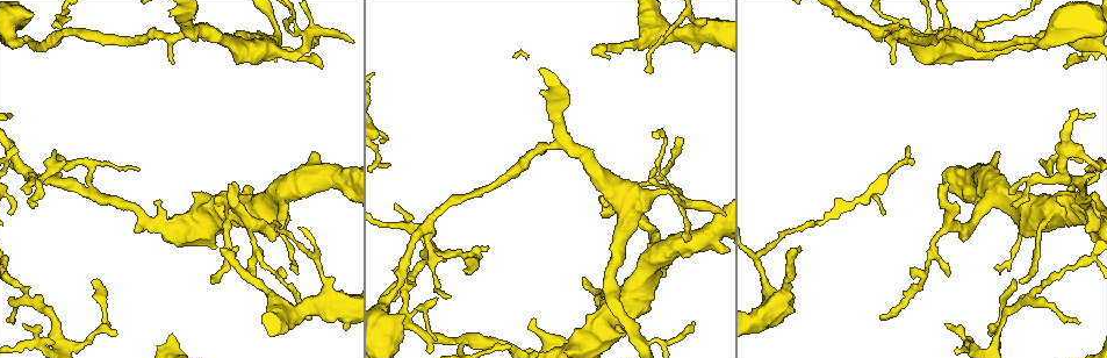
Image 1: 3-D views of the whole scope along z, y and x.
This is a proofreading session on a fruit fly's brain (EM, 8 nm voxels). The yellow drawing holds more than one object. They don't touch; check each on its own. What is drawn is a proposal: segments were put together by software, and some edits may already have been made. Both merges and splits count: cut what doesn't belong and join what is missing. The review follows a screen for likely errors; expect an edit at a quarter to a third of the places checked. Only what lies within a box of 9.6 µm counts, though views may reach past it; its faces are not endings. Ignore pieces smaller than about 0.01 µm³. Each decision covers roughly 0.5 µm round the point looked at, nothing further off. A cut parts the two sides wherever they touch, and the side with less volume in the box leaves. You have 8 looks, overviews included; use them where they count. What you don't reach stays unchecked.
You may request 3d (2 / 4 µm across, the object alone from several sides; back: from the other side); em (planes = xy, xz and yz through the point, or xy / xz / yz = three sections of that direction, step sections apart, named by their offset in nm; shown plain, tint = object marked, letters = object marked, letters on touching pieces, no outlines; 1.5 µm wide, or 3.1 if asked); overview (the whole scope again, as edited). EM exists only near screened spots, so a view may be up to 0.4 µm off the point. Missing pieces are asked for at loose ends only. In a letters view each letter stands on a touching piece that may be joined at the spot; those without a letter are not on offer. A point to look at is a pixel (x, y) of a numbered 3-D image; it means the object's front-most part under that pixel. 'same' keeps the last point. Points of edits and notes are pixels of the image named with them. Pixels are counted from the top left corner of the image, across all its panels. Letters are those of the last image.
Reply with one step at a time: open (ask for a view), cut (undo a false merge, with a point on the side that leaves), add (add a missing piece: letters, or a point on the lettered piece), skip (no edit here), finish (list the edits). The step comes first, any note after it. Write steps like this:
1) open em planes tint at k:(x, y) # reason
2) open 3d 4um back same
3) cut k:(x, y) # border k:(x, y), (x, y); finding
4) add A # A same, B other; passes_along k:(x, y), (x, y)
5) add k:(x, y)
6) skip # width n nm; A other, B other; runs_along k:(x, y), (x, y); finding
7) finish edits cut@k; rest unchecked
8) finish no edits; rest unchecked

open 3d 4um at 1:(93, 281) # branch stops here

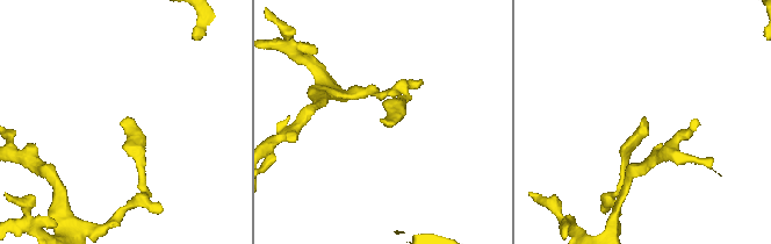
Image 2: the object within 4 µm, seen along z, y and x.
open em planes letters at 2:(126, 120)

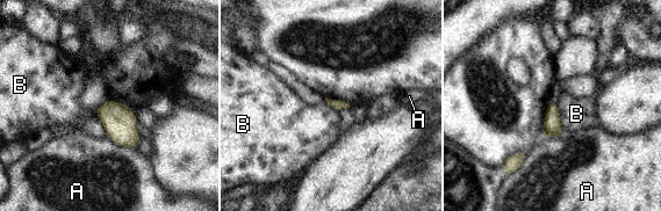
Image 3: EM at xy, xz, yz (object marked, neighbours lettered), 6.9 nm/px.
skip # A other, B other; border 3:(555, 102), (563, 132); none of them fits

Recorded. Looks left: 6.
open em planes tint at 1:(9, 322) # branch stops here

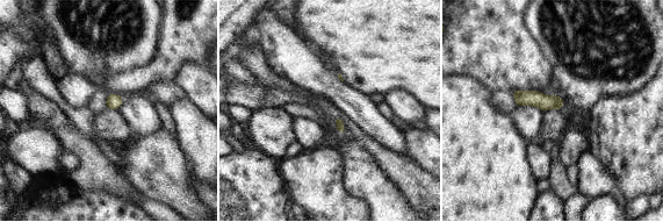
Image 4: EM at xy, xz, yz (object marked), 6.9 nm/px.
open em planes letters same

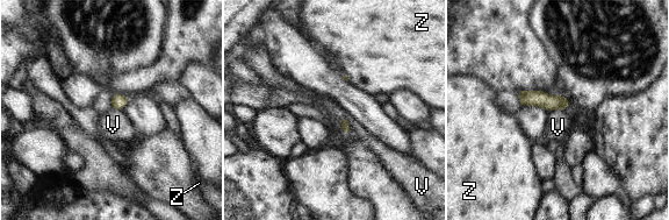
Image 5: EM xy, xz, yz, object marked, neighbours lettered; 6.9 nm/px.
skip # V other, Z other; runs_along 5:(519, 92), (526, 98), (566, 104); no lettered piece goes on from it

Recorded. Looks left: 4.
open em xy step 4 tint at 1:(558, 144) # a fork

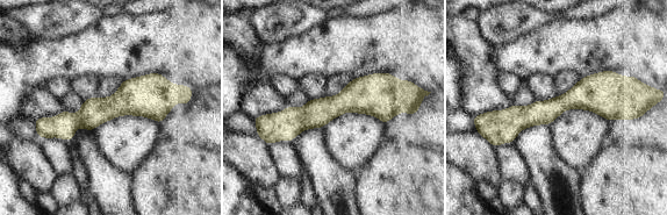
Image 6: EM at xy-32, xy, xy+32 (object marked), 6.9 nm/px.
open em planes tint same

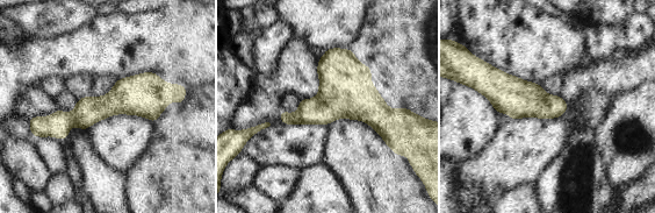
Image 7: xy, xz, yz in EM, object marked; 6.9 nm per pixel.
open em planes letters same

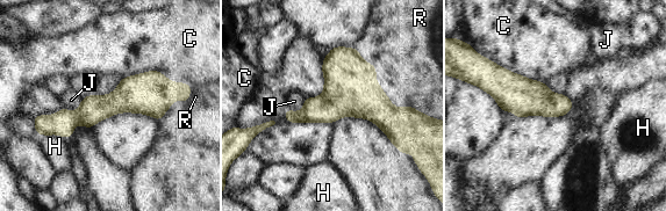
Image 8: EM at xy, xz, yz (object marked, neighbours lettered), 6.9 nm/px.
skip # width 220 nm; C other, H other, J other, R other; continuous, no second neuron

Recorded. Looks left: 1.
finish no edits; rest unchecked

